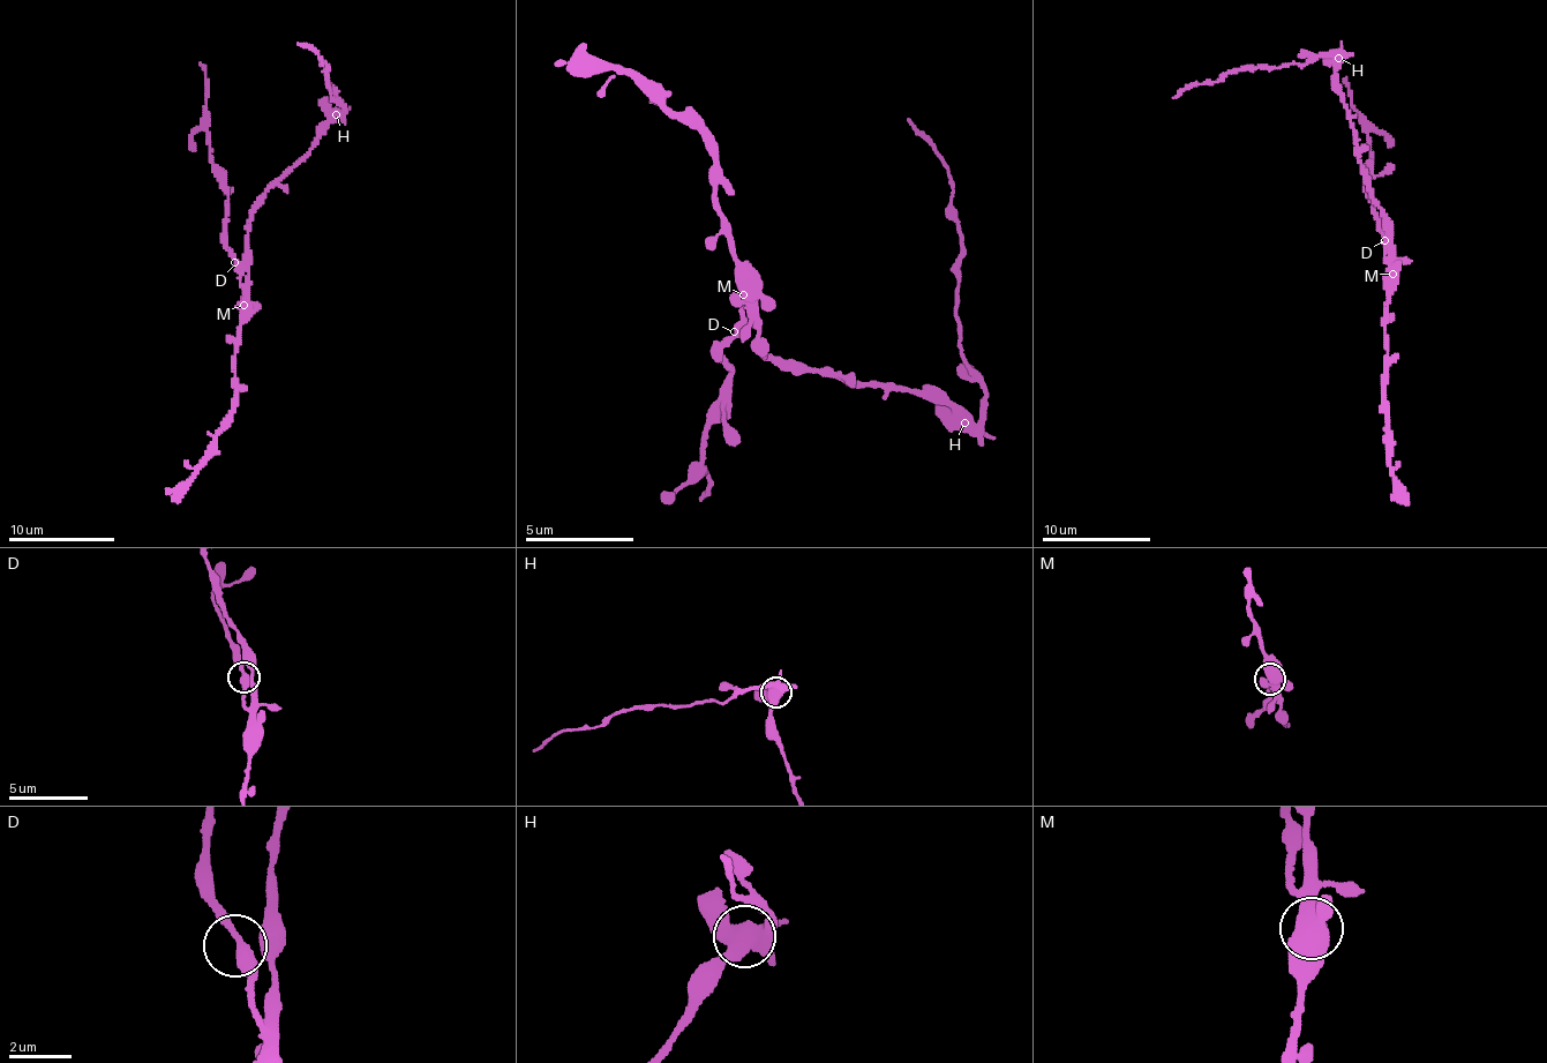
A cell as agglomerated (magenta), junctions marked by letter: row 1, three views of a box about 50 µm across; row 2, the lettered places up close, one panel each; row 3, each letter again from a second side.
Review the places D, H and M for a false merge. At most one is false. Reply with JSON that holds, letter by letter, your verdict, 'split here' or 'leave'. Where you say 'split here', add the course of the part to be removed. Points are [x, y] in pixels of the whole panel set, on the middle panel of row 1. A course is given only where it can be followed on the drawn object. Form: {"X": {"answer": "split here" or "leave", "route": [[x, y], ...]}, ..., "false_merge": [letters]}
{"D": {"answer": "leave"}, "H": {"answer": "split here", "route": [[966, 424], [982, 413], [982, 374], [965, 358], [954, 317], [959, 254], [958, 209], [946, 163], [908, 120]]}, "M": {"answer": "leave"}, "false_merge": ["H"]}

